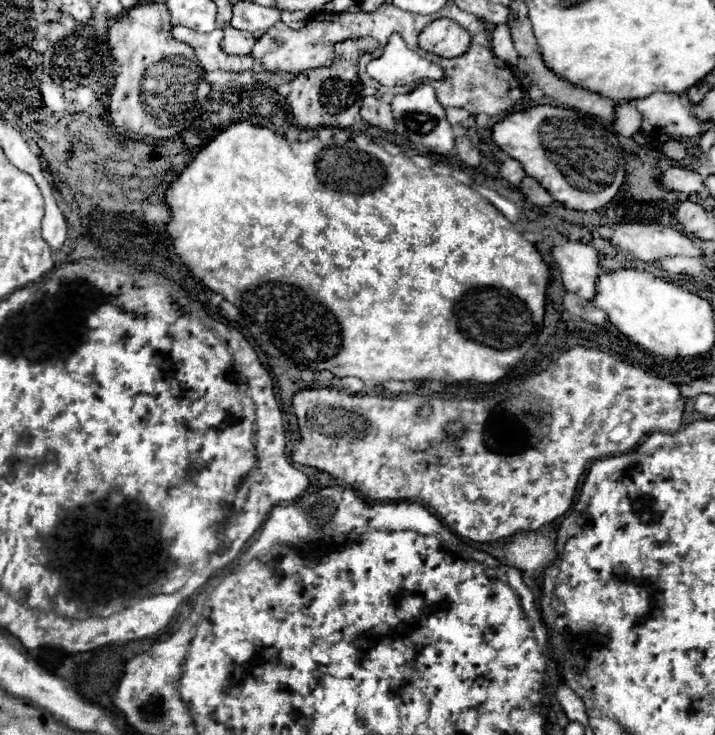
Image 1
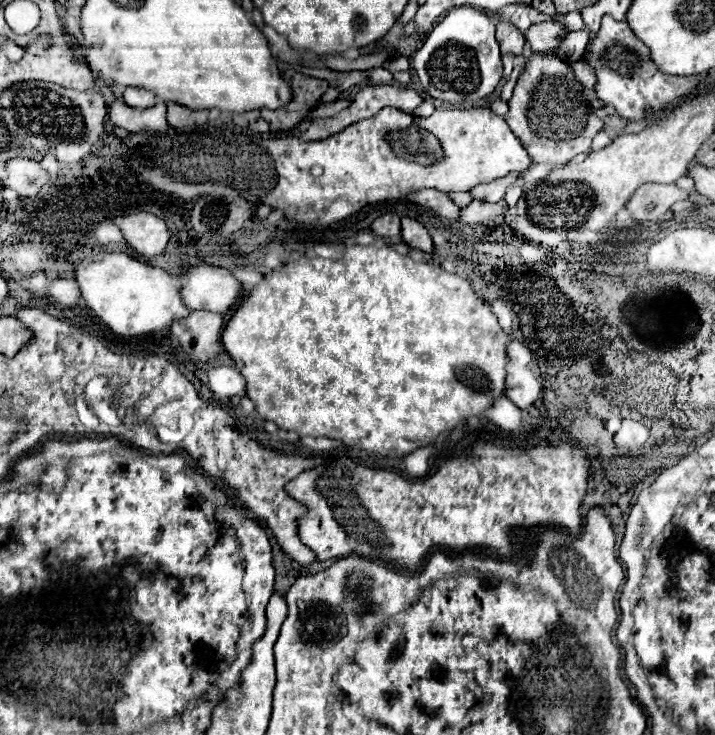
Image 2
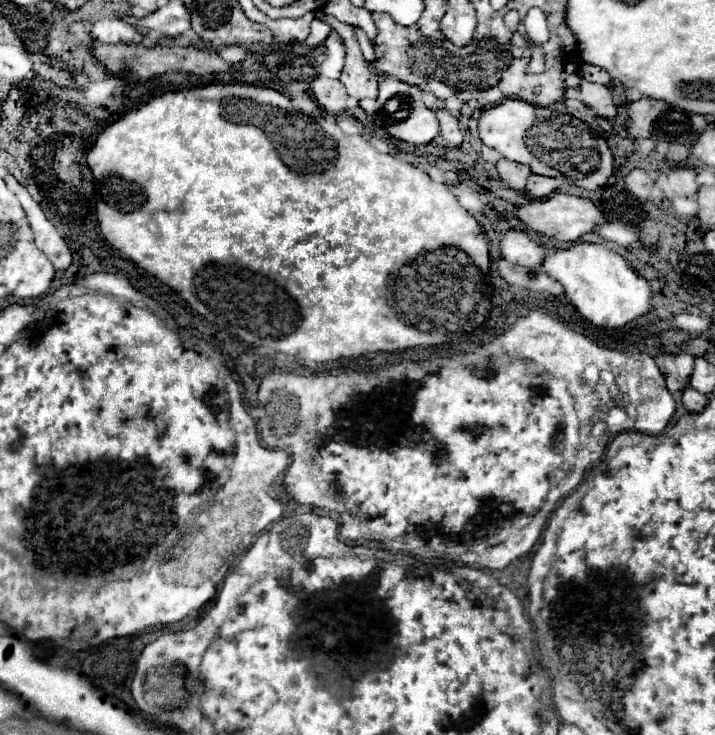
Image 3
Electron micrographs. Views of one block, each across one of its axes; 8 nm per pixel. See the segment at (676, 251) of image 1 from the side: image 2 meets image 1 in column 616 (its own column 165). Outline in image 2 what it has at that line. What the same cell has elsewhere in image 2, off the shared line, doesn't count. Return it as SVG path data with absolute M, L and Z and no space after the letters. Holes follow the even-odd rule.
M148 212L120 216L114 220L114 224L122 230L128 246L148 258L162 254L170 238L164 220Z

